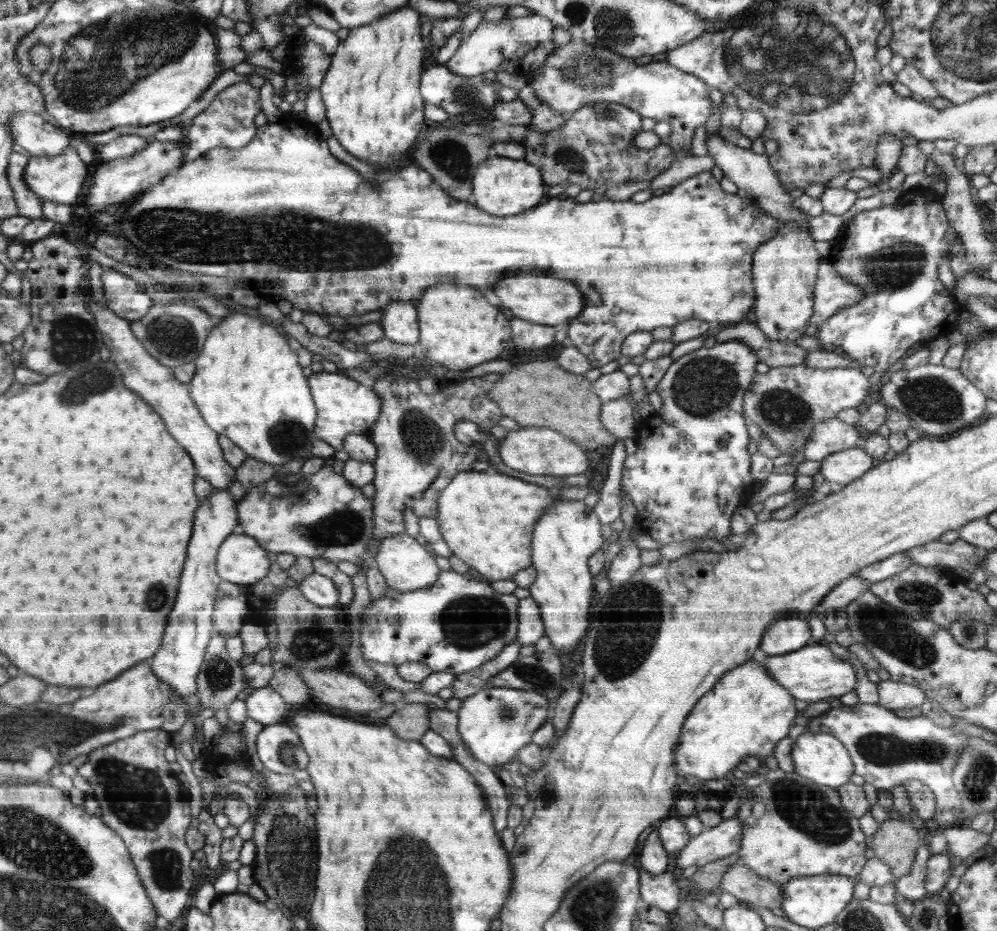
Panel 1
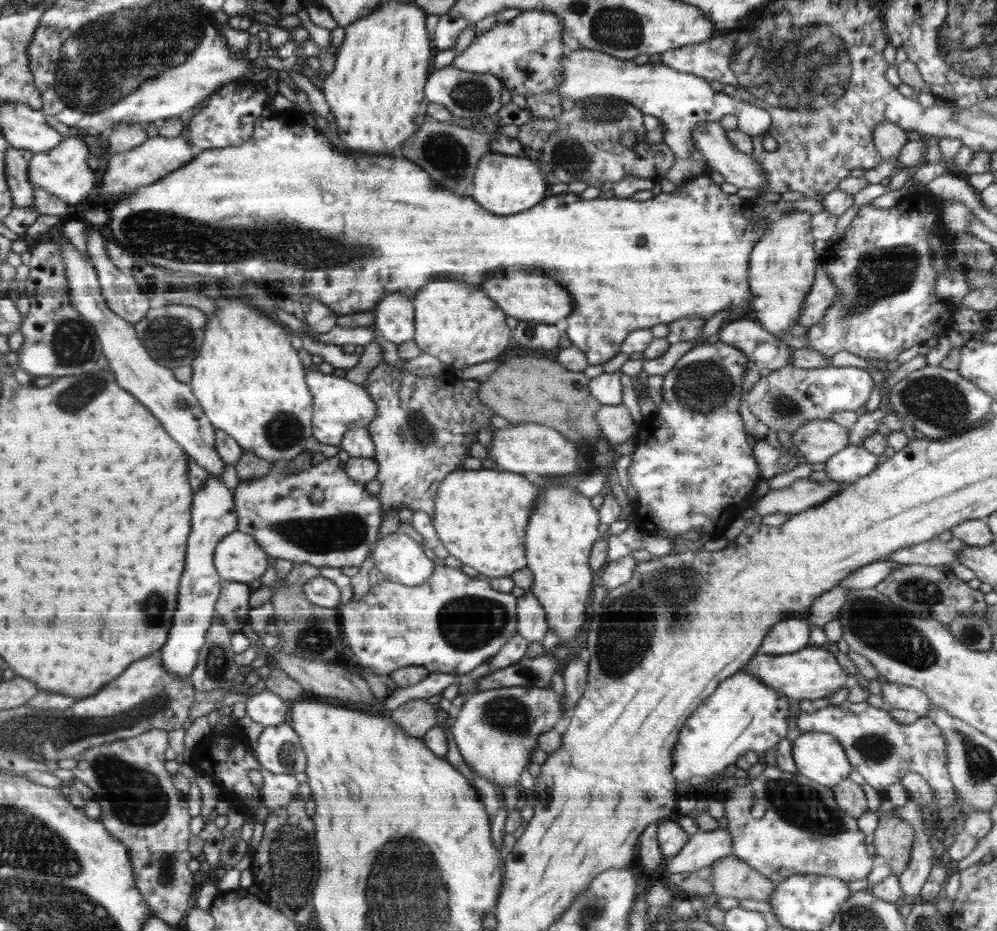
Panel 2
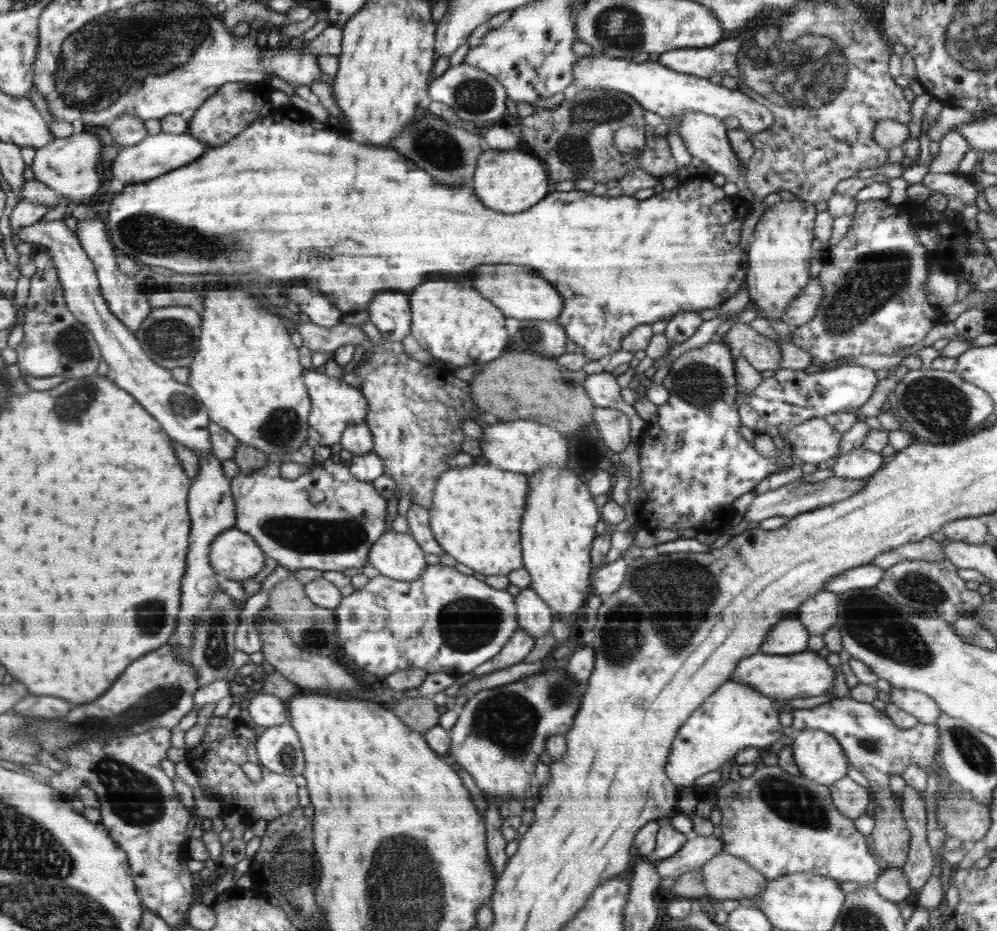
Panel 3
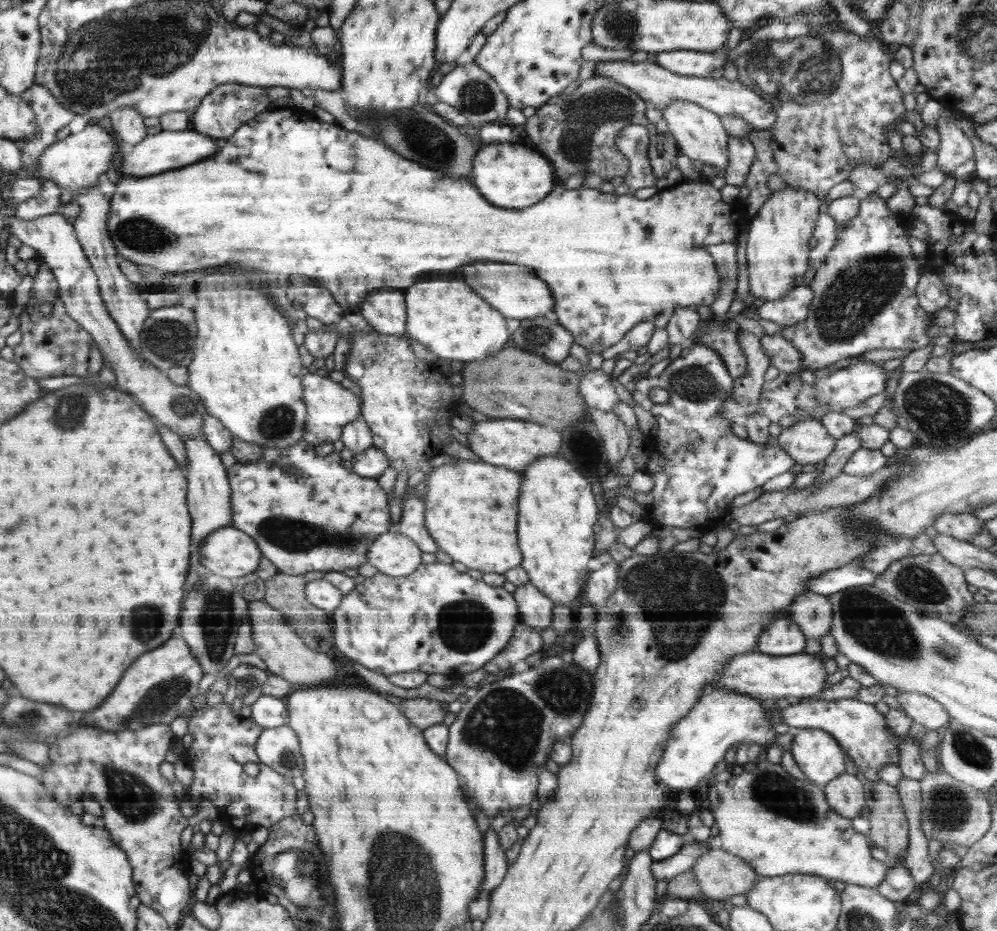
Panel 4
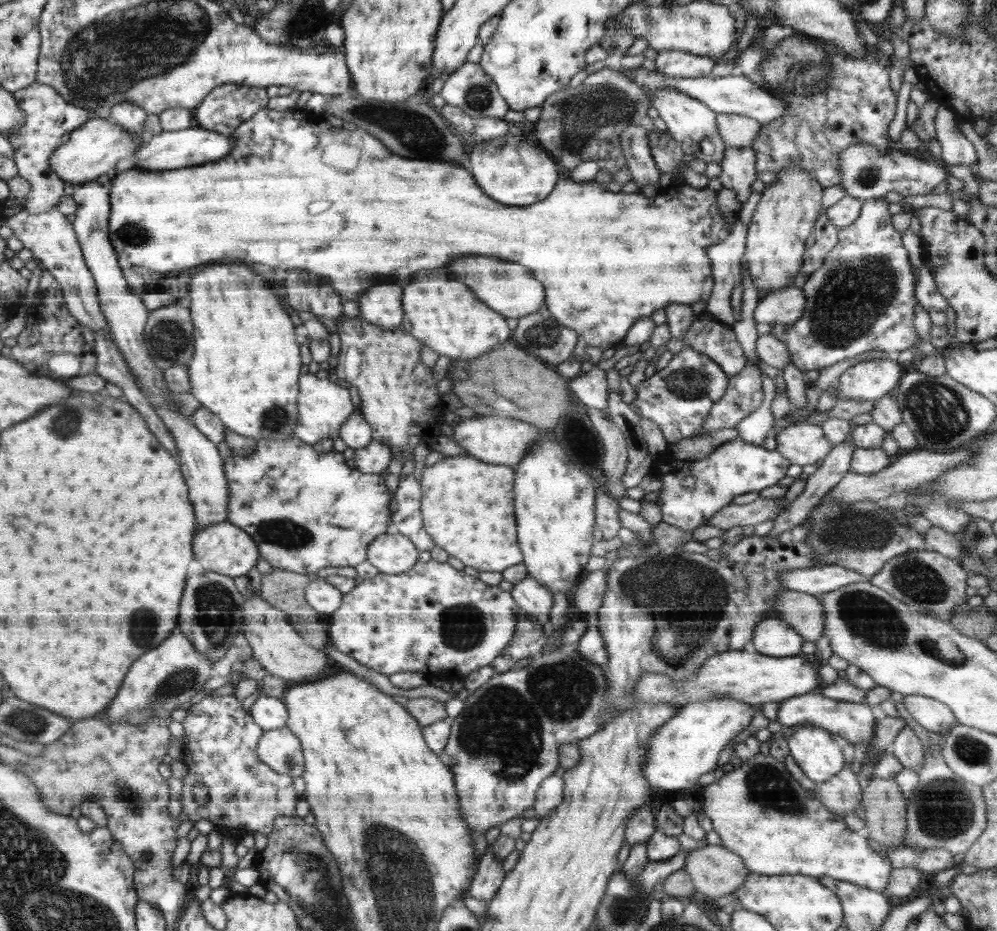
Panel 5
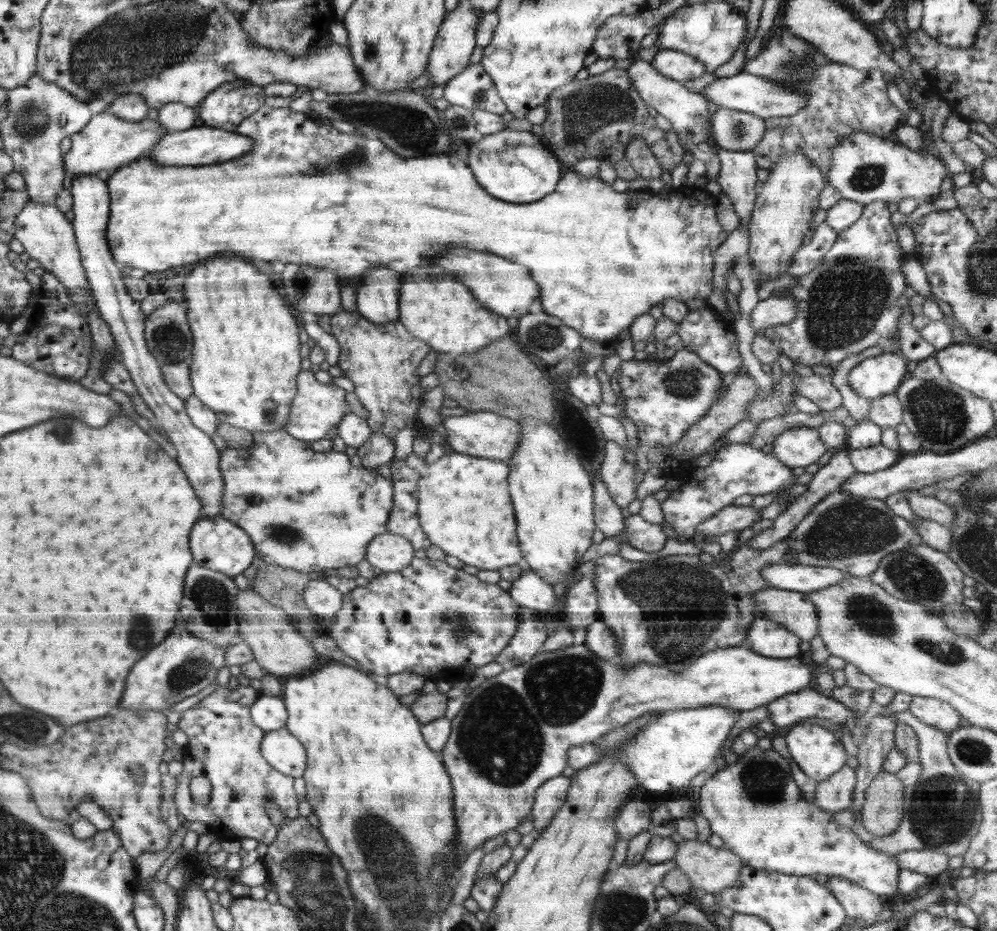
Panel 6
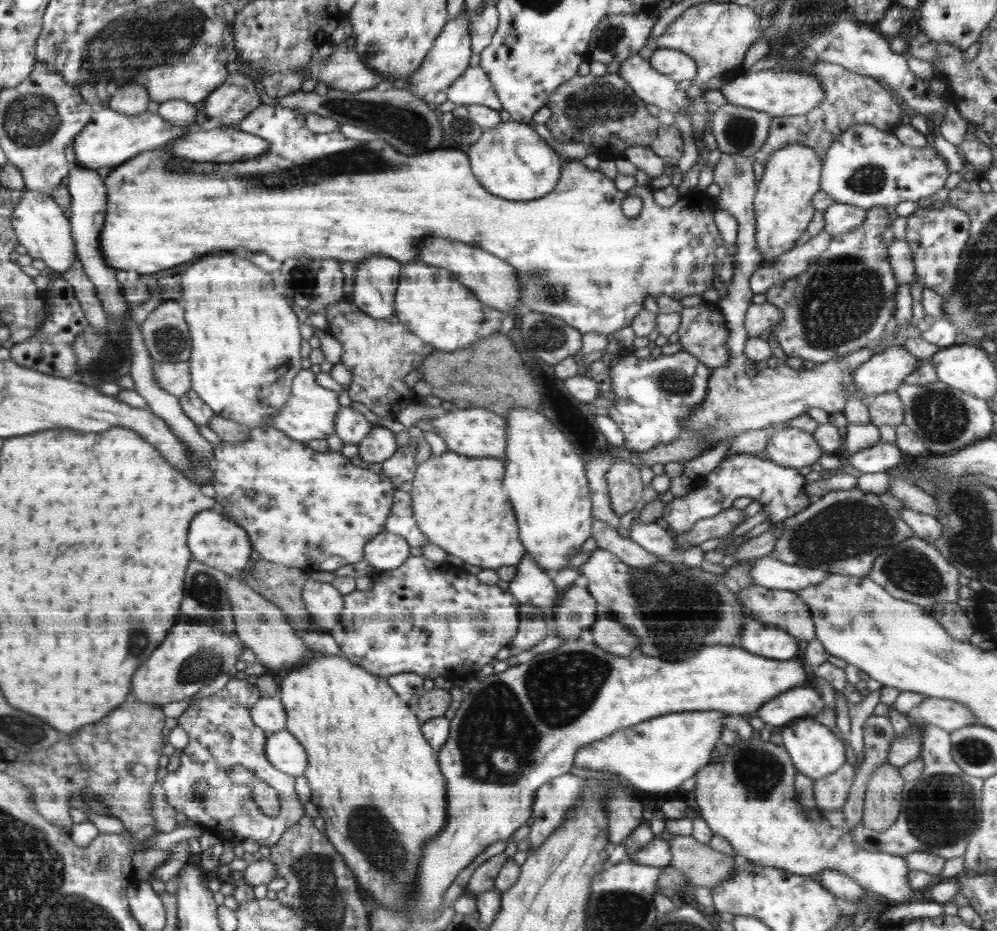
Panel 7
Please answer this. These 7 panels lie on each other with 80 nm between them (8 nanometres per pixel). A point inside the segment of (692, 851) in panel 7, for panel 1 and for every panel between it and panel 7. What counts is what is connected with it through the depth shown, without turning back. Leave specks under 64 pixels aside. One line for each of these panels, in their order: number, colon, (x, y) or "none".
1: (748, 886)
2: (732, 878)
3: (726, 877)
4: (720, 874)
5: (716, 871)
6: (711, 869)

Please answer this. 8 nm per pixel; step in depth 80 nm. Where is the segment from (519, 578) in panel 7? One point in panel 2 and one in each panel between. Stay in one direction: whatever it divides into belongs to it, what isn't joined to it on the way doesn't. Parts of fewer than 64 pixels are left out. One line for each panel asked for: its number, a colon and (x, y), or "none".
2: (531, 620)
3: (534, 616)
4: (535, 609)
5: (534, 600)
6: (530, 591)

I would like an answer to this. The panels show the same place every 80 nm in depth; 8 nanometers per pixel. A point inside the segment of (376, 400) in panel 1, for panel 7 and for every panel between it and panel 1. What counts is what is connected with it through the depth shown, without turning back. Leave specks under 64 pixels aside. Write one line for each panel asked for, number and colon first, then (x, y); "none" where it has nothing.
2: (340, 405)
3: (336, 405)
4: (332, 406)
5: (325, 406)
6: (318, 411)
7: (312, 413)

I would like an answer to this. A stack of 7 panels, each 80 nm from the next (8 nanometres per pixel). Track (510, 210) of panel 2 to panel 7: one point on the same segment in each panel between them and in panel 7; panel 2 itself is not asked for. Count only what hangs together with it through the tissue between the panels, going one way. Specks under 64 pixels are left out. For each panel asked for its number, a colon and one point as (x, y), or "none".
3: (509, 181)
4: (508, 175)
5: (508, 169)
6: (515, 166)
7: (511, 160)

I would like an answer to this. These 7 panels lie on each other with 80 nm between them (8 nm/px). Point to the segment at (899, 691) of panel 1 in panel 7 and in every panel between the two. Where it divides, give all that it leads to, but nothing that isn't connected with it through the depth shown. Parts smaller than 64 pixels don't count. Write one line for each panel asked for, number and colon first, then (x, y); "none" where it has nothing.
2: (899, 696)
3: (919, 704)
4: (924, 710)
5: (934, 715)
6: (934, 712)
7: (948, 715)

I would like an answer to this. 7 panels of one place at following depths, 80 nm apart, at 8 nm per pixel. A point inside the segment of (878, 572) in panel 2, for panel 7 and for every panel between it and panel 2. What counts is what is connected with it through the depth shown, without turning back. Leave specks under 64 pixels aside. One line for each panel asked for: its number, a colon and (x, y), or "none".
3: (865, 576)
4: (830, 582)
5: (817, 580)
6: (800, 578)
7: (769, 572)

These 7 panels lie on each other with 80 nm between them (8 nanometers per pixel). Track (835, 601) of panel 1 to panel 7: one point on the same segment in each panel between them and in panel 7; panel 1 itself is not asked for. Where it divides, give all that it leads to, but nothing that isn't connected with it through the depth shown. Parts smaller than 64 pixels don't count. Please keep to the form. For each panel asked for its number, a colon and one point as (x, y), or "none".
2: (825, 608)
3: (818, 613)
4: (812, 612)
5: (804, 612)
6: (794, 610)
7: (783, 608)

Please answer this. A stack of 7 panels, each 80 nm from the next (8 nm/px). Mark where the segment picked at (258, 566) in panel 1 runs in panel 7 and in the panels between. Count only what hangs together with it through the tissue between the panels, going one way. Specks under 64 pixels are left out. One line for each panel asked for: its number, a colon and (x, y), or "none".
2: (239, 558)
3: (234, 555)
4: (230, 552)
5: (224, 548)
6: (219, 544)
7: (219, 543)

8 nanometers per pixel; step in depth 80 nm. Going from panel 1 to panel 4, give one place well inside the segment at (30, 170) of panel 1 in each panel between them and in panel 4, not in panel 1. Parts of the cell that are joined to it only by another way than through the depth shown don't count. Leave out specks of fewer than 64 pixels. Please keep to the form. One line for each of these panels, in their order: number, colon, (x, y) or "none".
2: (63, 171)
3: (68, 165)
4: (74, 163)

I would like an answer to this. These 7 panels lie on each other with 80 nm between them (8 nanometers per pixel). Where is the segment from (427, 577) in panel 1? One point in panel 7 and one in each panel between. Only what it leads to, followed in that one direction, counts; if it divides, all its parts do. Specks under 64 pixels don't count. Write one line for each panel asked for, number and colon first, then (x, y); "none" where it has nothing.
2: (401, 559)
3: (397, 555)
4: (394, 554)
5: (394, 553)
6: (391, 553)
7: (387, 551)

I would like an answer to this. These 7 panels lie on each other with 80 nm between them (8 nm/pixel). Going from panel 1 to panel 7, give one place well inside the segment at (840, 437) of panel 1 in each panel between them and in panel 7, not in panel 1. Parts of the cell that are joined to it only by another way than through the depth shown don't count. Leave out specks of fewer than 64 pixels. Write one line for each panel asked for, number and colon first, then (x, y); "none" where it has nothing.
2: (817, 441)
3: (814, 441)
4: (807, 442)
5: (803, 444)
6: (795, 447)
7: (794, 448)

